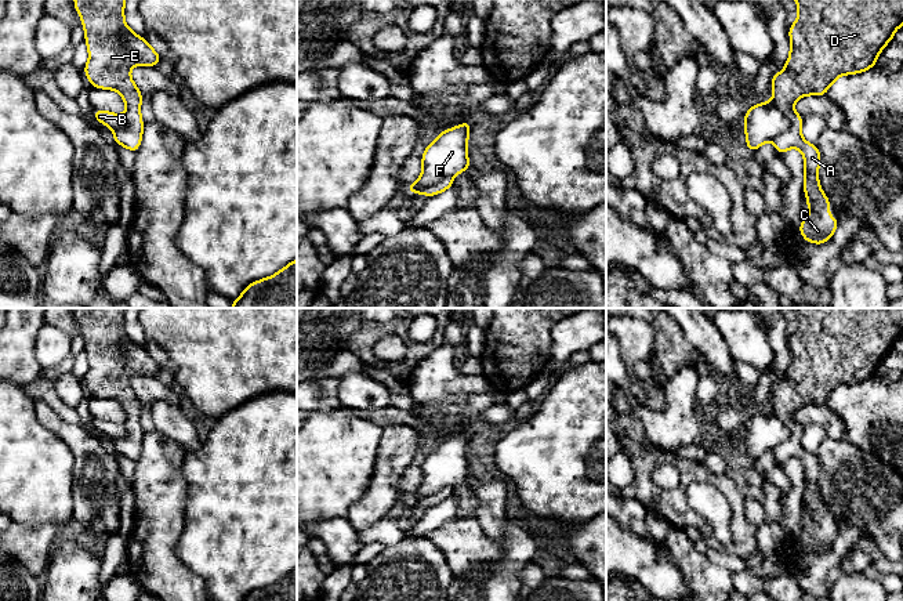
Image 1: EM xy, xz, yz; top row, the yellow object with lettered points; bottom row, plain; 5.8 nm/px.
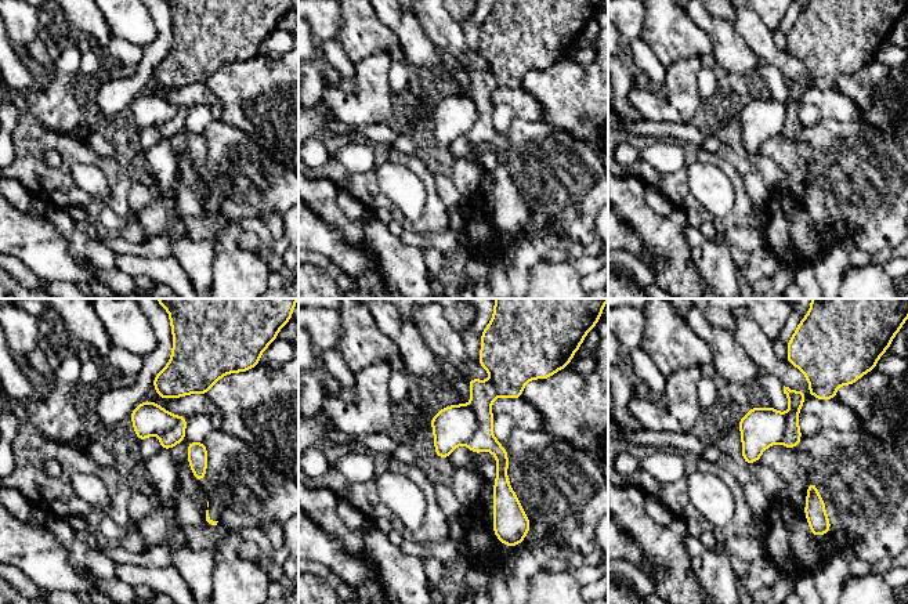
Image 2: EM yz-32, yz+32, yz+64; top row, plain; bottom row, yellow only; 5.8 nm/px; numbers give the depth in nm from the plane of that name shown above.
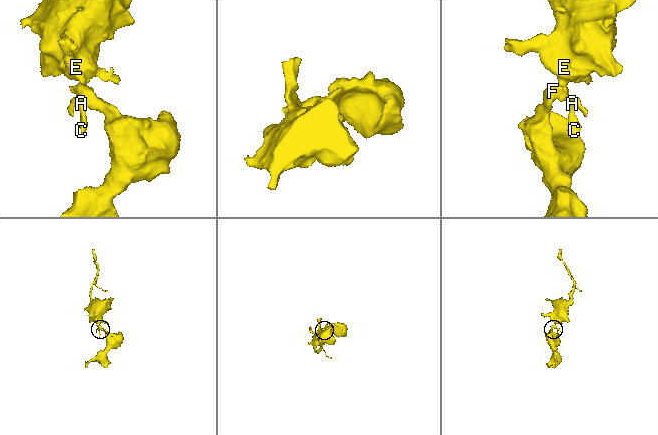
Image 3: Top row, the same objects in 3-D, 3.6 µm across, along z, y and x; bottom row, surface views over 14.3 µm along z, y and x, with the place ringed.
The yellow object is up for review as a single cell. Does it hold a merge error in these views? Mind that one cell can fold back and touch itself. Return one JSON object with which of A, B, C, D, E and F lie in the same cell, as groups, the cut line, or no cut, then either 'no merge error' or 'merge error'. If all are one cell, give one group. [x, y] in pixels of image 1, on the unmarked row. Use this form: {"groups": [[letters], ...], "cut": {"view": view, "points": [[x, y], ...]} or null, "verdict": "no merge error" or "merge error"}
{"groups": [["A", "C", "D", "E"], ["B", "F"]], "cut": {"view": "yz", "points": [[772, 409], [789, 431], [789, 435], [775, 451]]}, "verdict": "merge error"}

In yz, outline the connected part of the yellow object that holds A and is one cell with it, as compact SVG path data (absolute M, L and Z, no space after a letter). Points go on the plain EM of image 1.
M793 308L798 314L797 330L790 336L790 366L784 380L772 387L772 410L790 431L788 438L775 449L779 463L797 457L804 464L804 502L809 525L799 536L805 551L826 553L834 544L838 531L828 522L830 510L819 493L820 461L801 443L802 426L794 420L794 413L805 405L826 405L827 398L844 384L862 383L875 376L884 356L903 336L903 308Z

